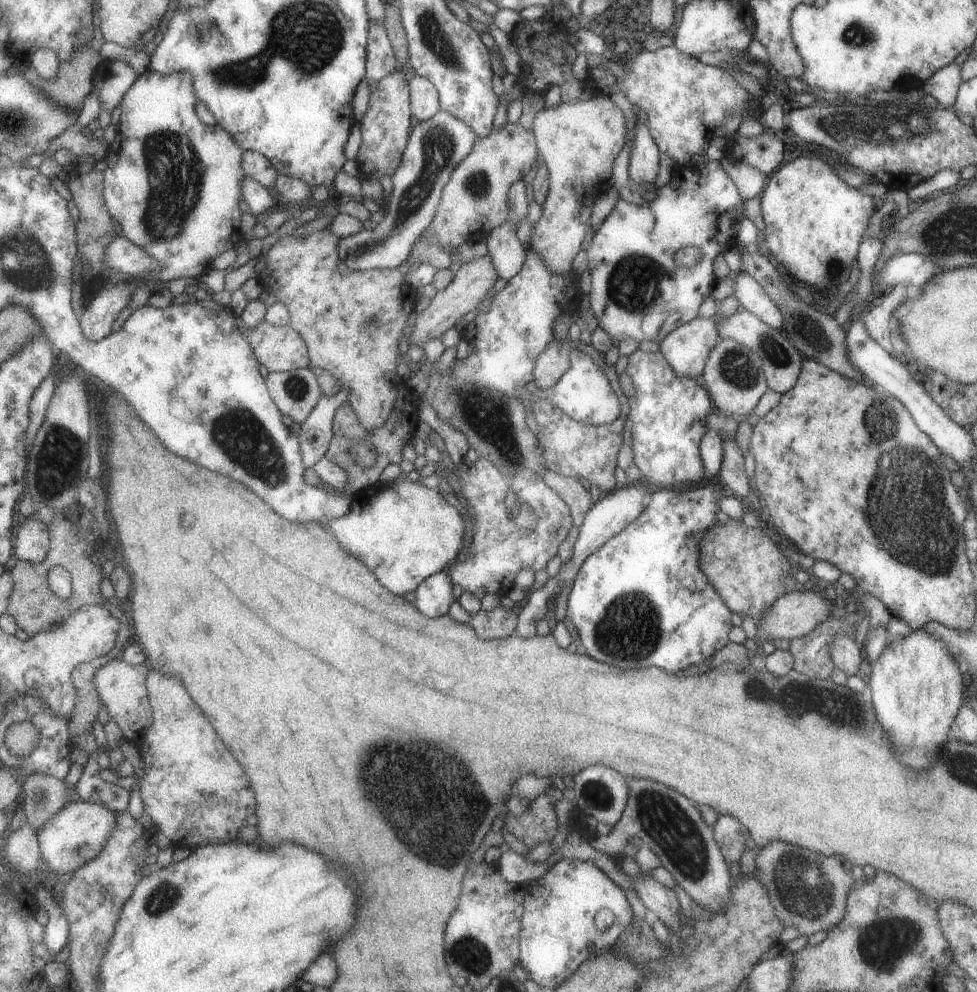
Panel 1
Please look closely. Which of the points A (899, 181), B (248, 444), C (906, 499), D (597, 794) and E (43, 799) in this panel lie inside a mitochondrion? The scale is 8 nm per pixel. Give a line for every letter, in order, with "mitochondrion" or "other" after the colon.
A: other
B: mitochondrion
C: mitochondrion
D: mitochondrion
E: mitochondrion

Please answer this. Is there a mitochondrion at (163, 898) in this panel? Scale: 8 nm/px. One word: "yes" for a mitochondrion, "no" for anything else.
yes

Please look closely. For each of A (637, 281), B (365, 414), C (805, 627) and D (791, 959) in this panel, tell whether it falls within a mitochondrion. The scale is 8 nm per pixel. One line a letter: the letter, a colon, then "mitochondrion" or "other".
A: mitochondrion
B: other
C: other
D: other

